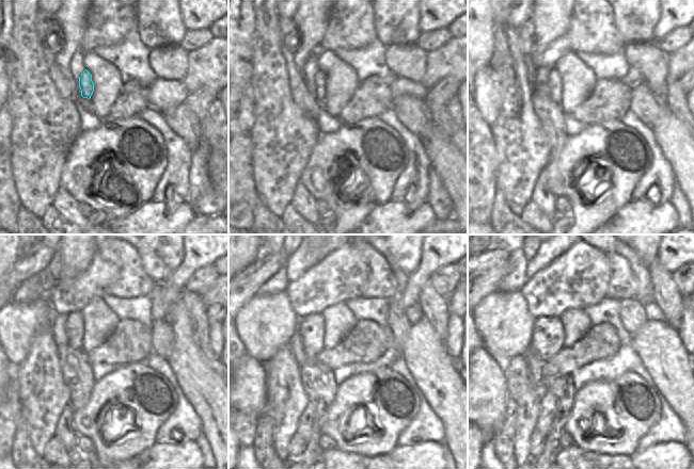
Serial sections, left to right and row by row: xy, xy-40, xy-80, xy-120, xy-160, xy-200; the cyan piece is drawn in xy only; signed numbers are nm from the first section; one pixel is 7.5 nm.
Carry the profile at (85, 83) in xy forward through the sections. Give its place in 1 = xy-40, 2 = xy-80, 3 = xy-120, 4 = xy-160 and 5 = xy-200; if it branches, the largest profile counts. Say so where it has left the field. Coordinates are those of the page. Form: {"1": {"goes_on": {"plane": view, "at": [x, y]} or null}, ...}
{"1": {"goes_on": {"plane": "xy-40", "at": [319, 80]}}, "2": {"goes_on": {"plane": "xy-80", "at": [554, 78]}}, "3": {"goes_on": {"plane": "xy-120", "at": [75, 320]}}, "4": {"goes_on": {"plane": "xy-160", "at": [311, 328]}}, "5": {"goes_on": {"plane": "xy-200", "at": [547, 340]}}}

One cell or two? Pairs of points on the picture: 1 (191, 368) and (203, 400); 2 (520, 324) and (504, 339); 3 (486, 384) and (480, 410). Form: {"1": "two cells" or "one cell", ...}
{"1": "one cell", "2": "one cell", "3": "one cell"}

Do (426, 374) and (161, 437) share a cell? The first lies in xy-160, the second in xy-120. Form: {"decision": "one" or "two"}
{"decision": "two"}

